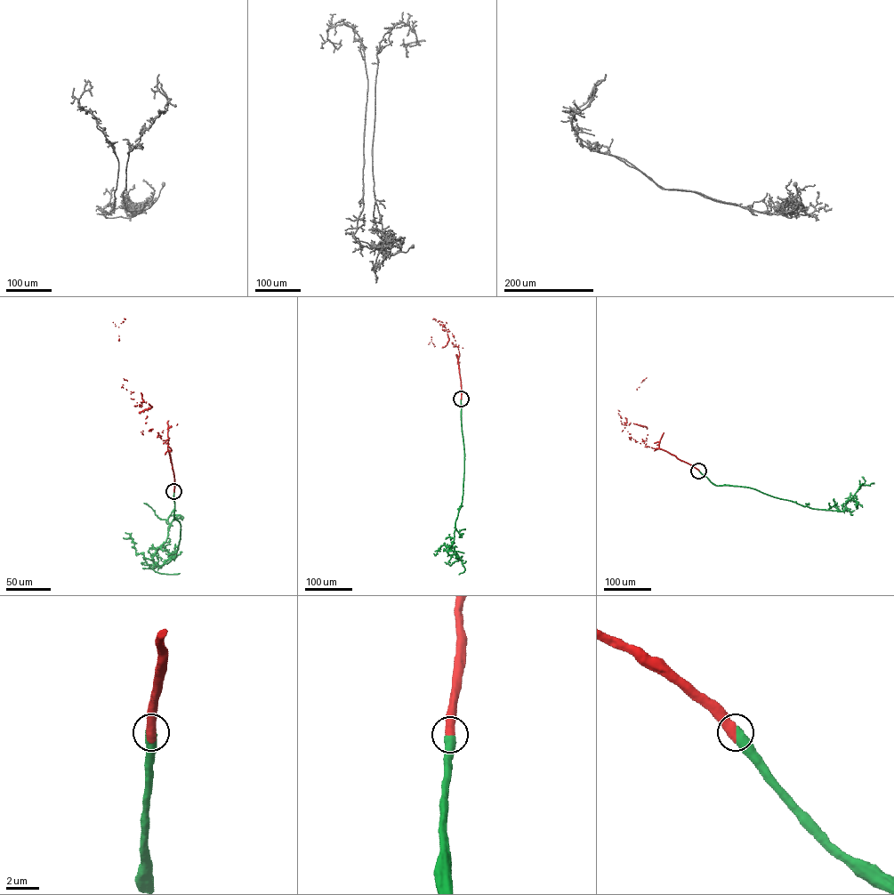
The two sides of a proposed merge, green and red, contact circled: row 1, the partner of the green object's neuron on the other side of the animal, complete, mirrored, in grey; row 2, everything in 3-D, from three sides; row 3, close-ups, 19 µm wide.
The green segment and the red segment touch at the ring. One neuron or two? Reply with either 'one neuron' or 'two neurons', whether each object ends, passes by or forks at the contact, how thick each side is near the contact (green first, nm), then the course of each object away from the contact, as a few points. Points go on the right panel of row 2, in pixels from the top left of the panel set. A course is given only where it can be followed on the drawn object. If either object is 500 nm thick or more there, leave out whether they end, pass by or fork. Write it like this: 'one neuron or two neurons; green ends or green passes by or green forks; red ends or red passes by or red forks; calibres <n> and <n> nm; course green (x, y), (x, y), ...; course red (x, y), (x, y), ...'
one neuron; calibres 600 and 650 nm; course green (698, 470), (715, 485), (749, 487), (803, 506), (839, 511), (846, 509), (847, 500), (860, 485), (873, 483); course red (698, 470), (666, 451), (629, 437), (618, 410), (646, 377)

